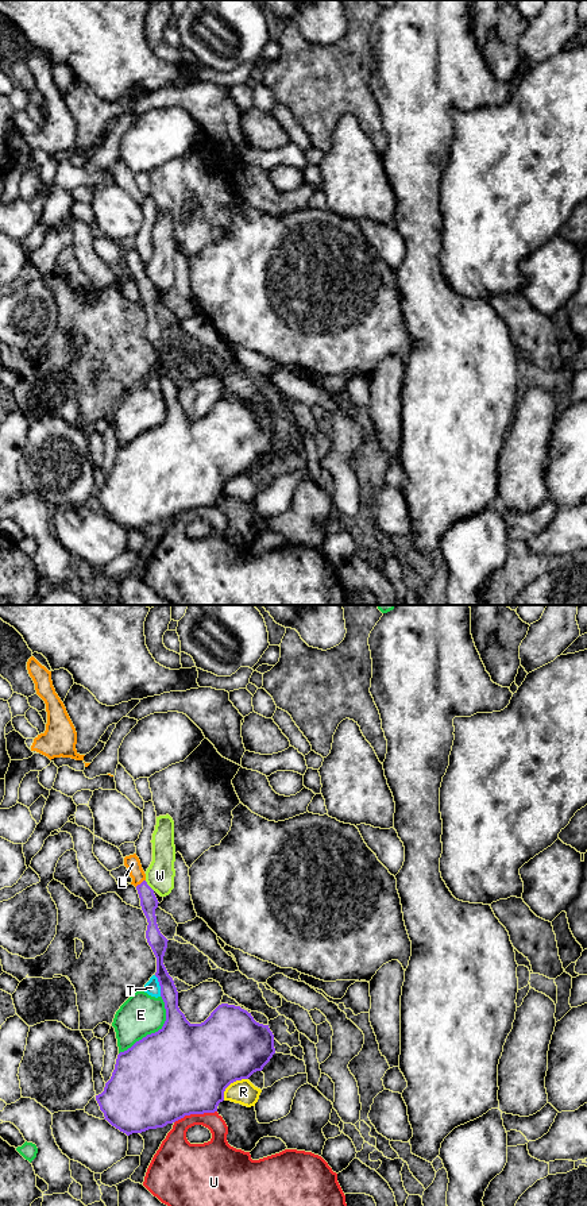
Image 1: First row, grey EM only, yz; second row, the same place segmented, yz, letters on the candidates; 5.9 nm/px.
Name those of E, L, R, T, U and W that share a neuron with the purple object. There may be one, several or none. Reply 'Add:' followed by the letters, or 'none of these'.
Add: L

